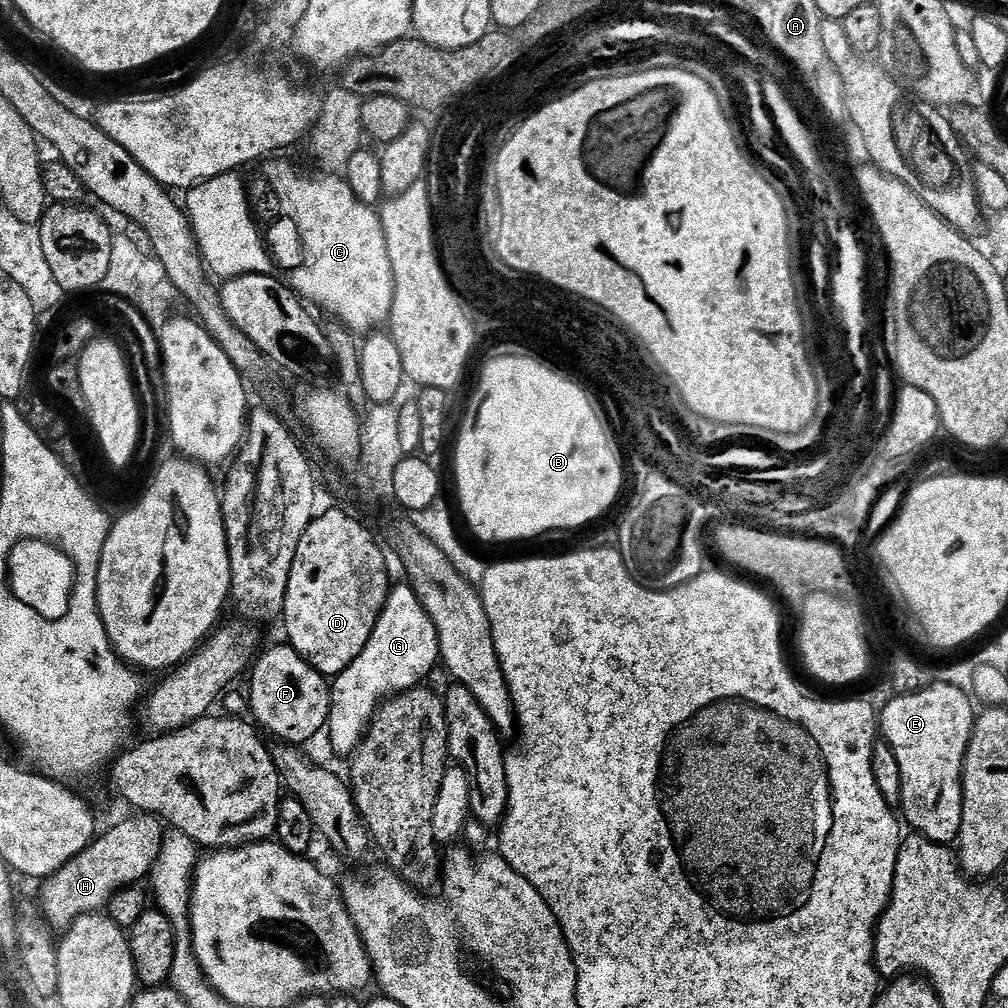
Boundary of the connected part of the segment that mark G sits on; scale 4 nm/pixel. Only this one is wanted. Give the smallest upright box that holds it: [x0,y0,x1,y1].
[328,586,440,757]

